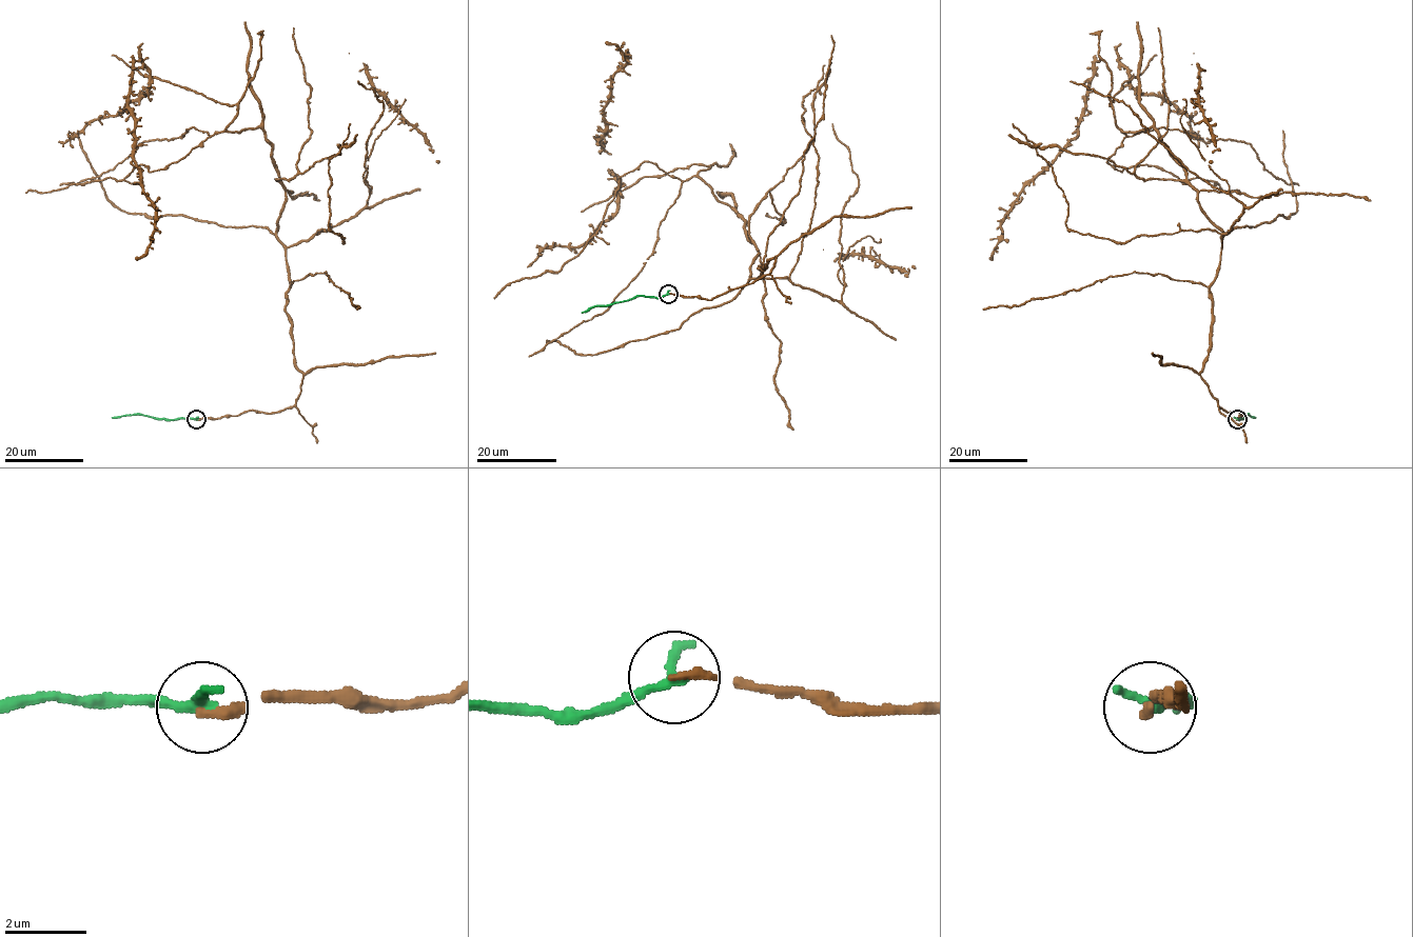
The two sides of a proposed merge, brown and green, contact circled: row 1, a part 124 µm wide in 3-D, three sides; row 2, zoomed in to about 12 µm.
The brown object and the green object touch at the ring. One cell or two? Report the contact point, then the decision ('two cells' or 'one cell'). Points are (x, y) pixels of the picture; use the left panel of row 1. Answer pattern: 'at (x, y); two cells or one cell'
at (196, 419); one cell

